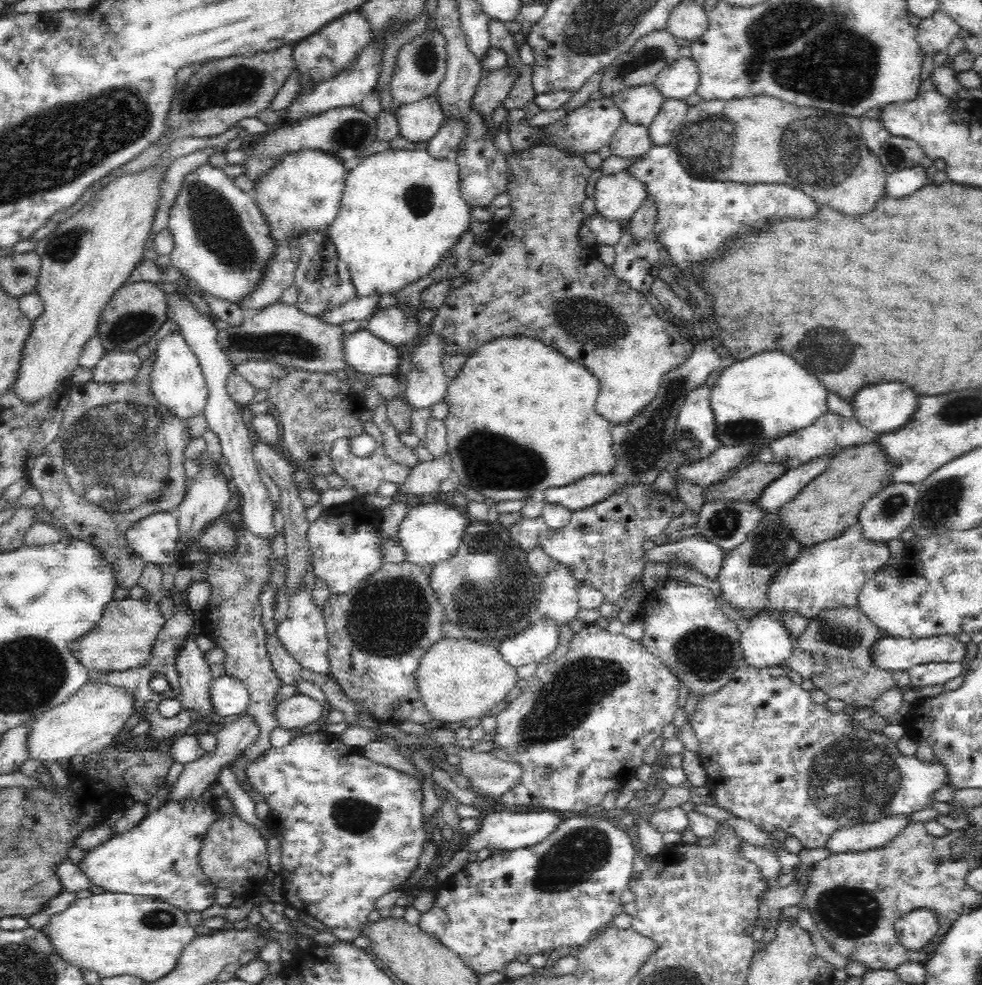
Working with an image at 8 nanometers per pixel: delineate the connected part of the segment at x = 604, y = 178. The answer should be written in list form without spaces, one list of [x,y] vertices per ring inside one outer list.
[[[626,170],[597,174],[590,188],[597,213],[610,221],[627,220],[647,198],[645,185]]]

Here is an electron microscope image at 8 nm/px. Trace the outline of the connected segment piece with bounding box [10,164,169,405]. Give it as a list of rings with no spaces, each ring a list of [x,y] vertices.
[[[158,165],[150,166],[150,168],[144,168],[144,170],[138,170],[138,172],[128,172],[128,174],[122,174],[120,178],[108,182],[104,188],[100,188],[96,192],[94,198],[90,198],[90,202],[80,210],[76,212],[74,216],[64,220],[62,224],[58,224],[54,229],[54,232],[45,236],[42,240],[37,241],[37,245],[34,248],[35,253],[39,256],[41,260],[40,274],[39,279],[37,280],[36,291],[40,295],[40,298],[43,302],[43,311],[38,318],[35,318],[31,321],[32,326],[30,329],[30,334],[24,348],[22,348],[22,368],[18,370],[18,380],[14,382],[10,388],[14,395],[20,397],[22,403],[26,405],[32,405],[33,403],[38,403],[44,398],[47,398],[51,393],[56,393],[61,386],[61,383],[66,380],[70,380],[73,375],[74,370],[79,366],[79,357],[82,353],[82,348],[90,340],[92,335],[97,334],[97,326],[99,323],[100,315],[104,310],[104,307],[107,305],[107,302],[110,300],[110,297],[124,284],[127,284],[127,278],[129,277],[130,271],[142,260],[144,256],[144,249],[146,248],[146,242],[150,242],[151,237],[153,236],[150,232],[153,218],[155,212],[157,211],[157,204],[161,198],[161,182],[165,179],[168,167],[157,167]]]

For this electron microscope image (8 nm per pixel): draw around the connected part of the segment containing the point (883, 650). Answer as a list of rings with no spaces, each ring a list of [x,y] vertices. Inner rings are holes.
[[[952,636],[922,639],[883,637],[872,646],[873,663],[888,672],[904,671],[918,664],[961,661],[966,644]]]

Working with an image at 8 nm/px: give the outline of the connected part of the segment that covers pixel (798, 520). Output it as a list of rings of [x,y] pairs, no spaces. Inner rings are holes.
[[[877,441],[851,445],[850,448],[844,448],[791,502],[784,504],[778,510],[781,523],[785,524],[786,528],[789,528],[792,535],[800,541],[802,547],[814,546],[825,540],[834,540],[849,526],[857,523],[858,513],[868,500],[871,500],[878,492],[881,492],[886,486],[892,484],[890,479],[894,471],[895,464],[885,455],[885,449]]]

